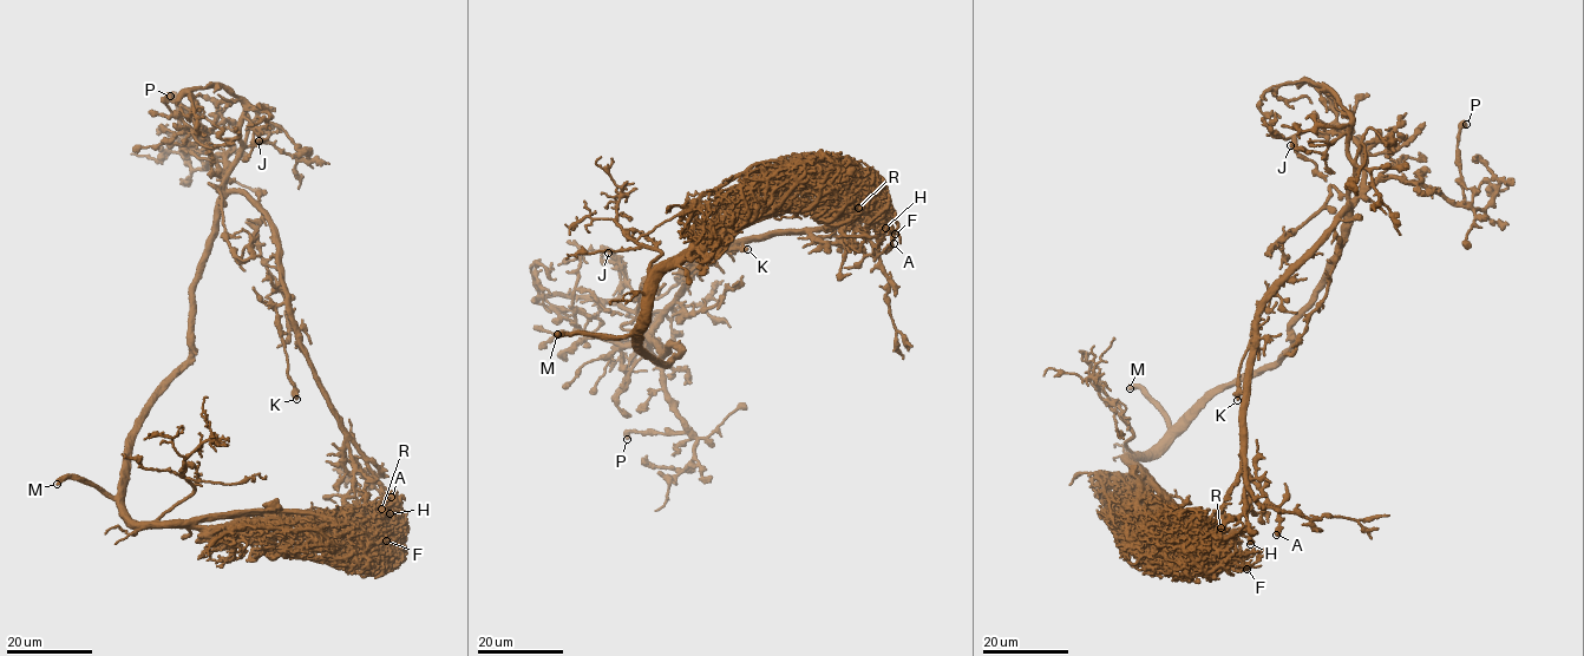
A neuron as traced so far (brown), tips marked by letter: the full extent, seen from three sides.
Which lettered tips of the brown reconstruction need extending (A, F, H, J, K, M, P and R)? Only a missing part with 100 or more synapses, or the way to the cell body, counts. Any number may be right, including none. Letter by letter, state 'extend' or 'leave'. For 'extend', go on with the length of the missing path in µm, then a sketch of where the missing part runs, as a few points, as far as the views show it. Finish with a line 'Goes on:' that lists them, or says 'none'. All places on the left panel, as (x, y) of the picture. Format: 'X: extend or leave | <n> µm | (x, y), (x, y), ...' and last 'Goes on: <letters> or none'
A: leave
F: leave
H: leave
J: leave
K: leave
M: extend | 140 µm
P: leave
R: leave
Goes on: M

